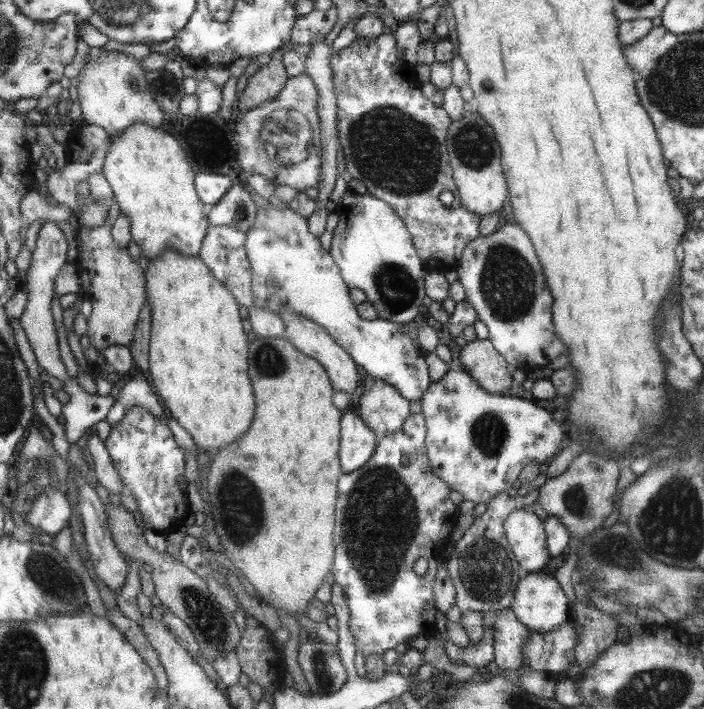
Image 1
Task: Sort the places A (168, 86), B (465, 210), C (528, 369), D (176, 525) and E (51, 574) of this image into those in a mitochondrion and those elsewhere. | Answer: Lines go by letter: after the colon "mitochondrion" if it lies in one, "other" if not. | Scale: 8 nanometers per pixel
A: mitochondrion
B: other
C: other
D: other
E: mitochondrion

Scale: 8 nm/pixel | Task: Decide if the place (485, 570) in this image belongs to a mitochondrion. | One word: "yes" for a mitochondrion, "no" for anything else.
yes

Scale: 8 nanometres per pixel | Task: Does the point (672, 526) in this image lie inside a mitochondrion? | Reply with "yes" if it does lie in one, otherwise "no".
yes

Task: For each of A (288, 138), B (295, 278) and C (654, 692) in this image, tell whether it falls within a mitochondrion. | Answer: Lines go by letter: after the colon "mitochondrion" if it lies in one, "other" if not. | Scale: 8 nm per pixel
A: mitochondrion
B: other
C: mitochondrion

